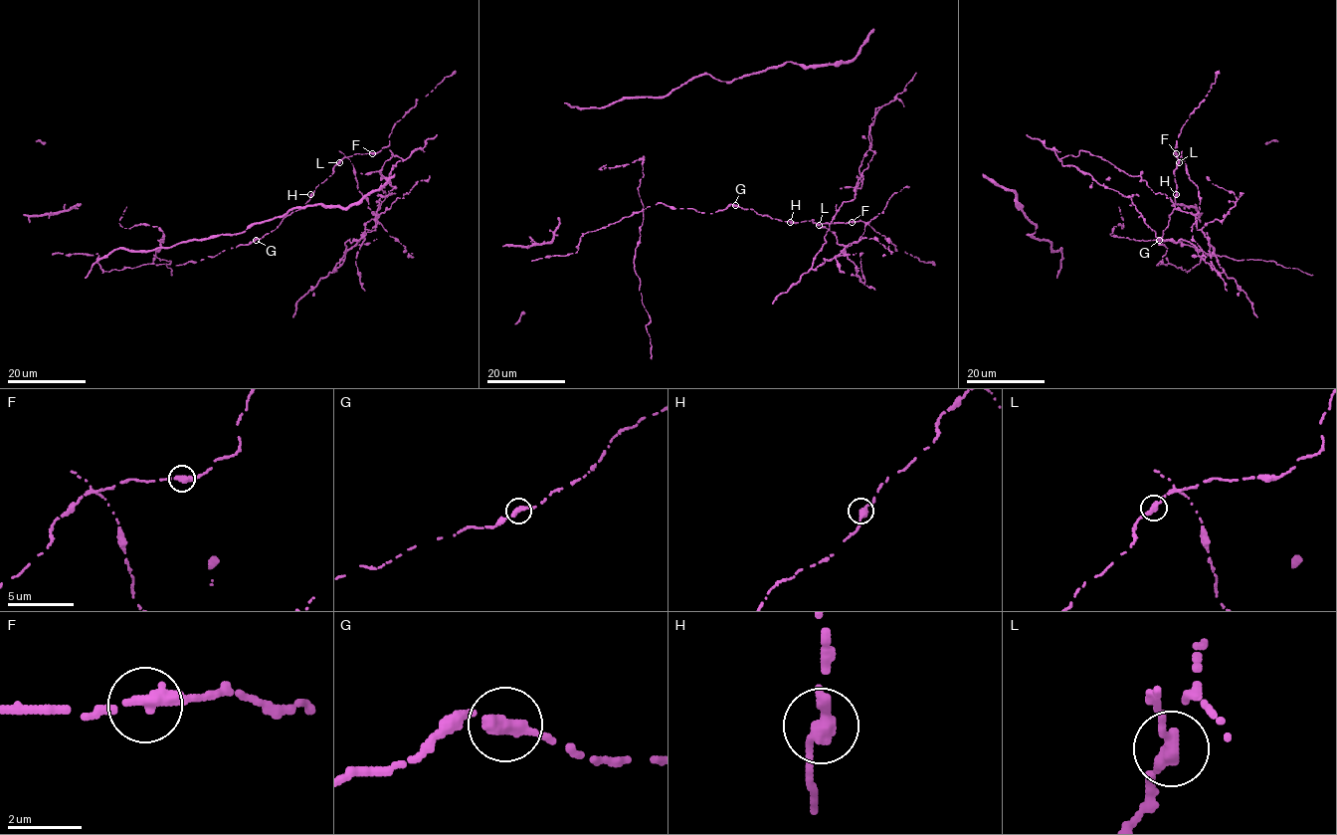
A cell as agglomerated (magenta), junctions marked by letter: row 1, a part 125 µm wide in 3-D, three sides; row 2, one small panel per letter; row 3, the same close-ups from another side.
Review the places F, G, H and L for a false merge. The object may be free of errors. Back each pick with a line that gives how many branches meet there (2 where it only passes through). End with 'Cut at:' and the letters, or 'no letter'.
L: branches 2
Cut at: L

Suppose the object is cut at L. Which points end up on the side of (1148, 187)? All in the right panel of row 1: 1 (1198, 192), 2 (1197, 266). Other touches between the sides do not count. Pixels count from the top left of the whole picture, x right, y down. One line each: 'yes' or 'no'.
1: yes
2: no

